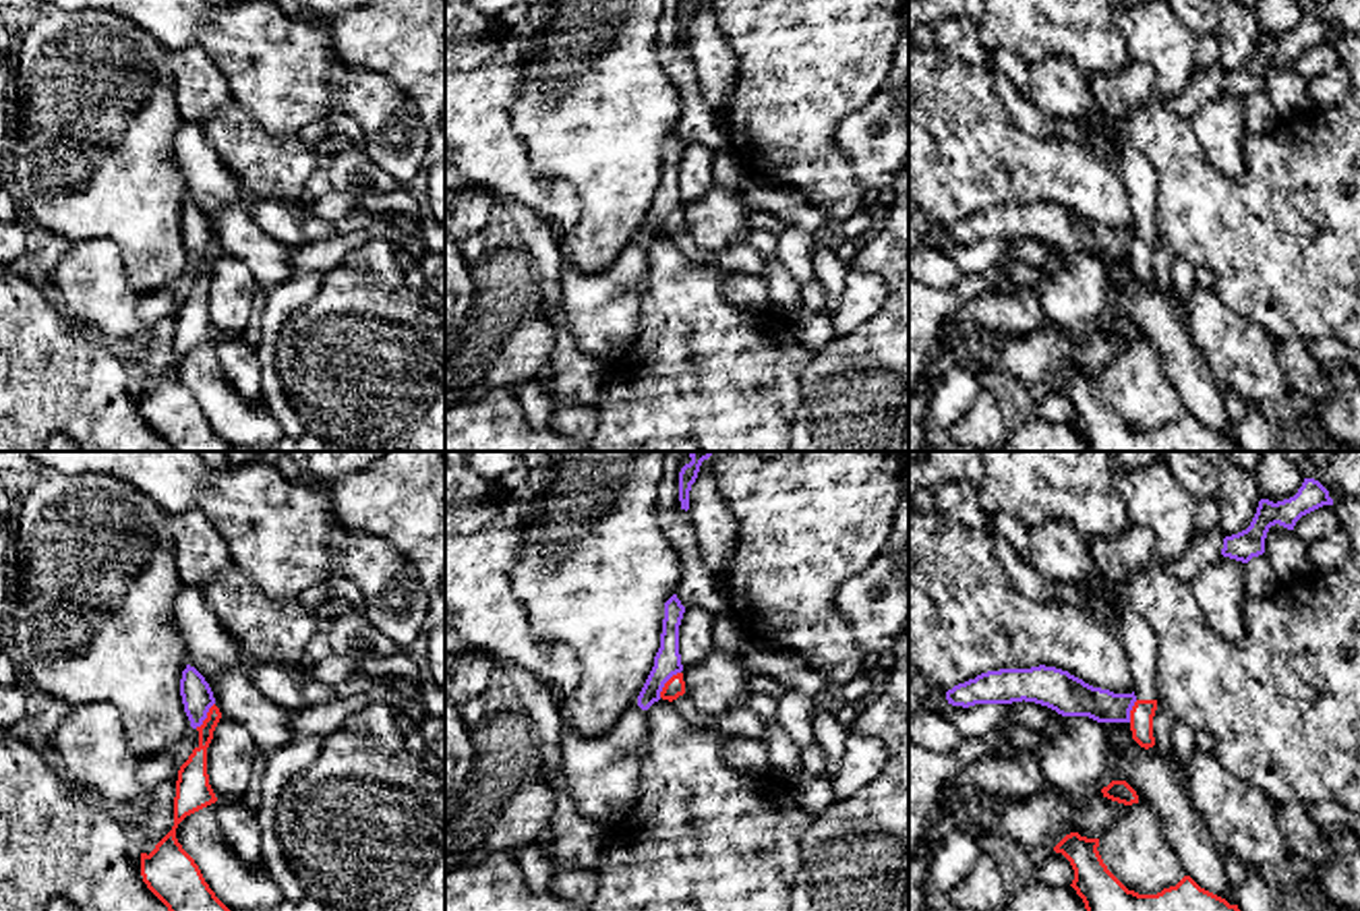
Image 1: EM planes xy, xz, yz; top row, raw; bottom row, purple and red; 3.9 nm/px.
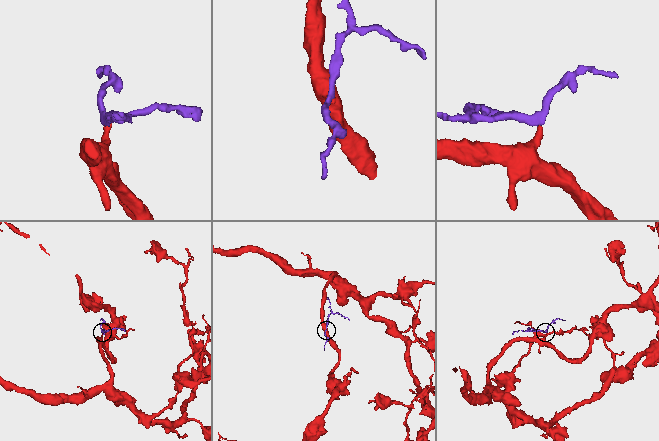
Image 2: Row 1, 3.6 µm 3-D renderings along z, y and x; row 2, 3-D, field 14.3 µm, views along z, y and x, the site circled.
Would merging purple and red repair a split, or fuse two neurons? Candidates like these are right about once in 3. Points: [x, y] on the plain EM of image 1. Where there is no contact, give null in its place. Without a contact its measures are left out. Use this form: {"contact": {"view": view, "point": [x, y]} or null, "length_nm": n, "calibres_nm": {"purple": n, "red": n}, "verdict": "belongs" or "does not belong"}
{"contact": {"view": "xz", "point": [665, 218]}, "length_nm": 130, "calibres_nm": {"purple": 110, "red": 80}, "verdict": "does not belong"}

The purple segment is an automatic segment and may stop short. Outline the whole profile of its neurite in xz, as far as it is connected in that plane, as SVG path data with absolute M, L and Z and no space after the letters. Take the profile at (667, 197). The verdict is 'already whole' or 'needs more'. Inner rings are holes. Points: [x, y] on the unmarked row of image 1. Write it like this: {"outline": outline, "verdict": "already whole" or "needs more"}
{"outline": "M673 130L664 139L664 155L662 155L662 170L660 170L660 184L654 193L654 203L638 232L638 242L648 246L654 238L660 236L660 228L664 219L683 207L681 190L679 190L679 161L683 155L685 143Z", "verdict": "already whole"}

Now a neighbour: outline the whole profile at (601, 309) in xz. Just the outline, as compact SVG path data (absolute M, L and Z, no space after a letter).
M640 242L600 273L563 269L559 321L582 352L607 356L615 364L629 350L640 333L638 284L646 271L648 251Z

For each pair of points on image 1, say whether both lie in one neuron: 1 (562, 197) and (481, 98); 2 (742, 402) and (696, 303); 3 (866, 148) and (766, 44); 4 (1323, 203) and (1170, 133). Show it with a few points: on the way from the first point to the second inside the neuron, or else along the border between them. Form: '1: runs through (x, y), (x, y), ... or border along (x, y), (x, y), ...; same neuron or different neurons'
1: runs through (533, 187), (481, 135), (481, 127); same neuron
2: runs through (717, 377), (702, 363), (696, 328); same neuron
3: border along (878, 92), (839, 125), (837, 148), (851, 170); different neurons
4: runs through (1282, 203), (1226, 201), (1199, 174); same neuron

